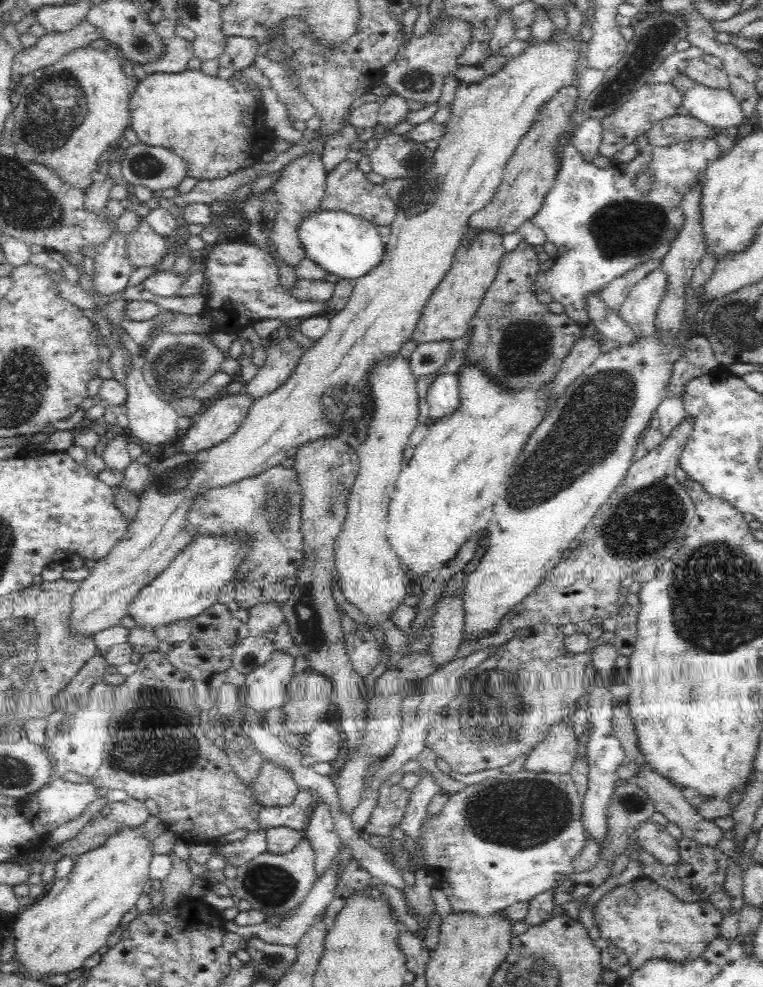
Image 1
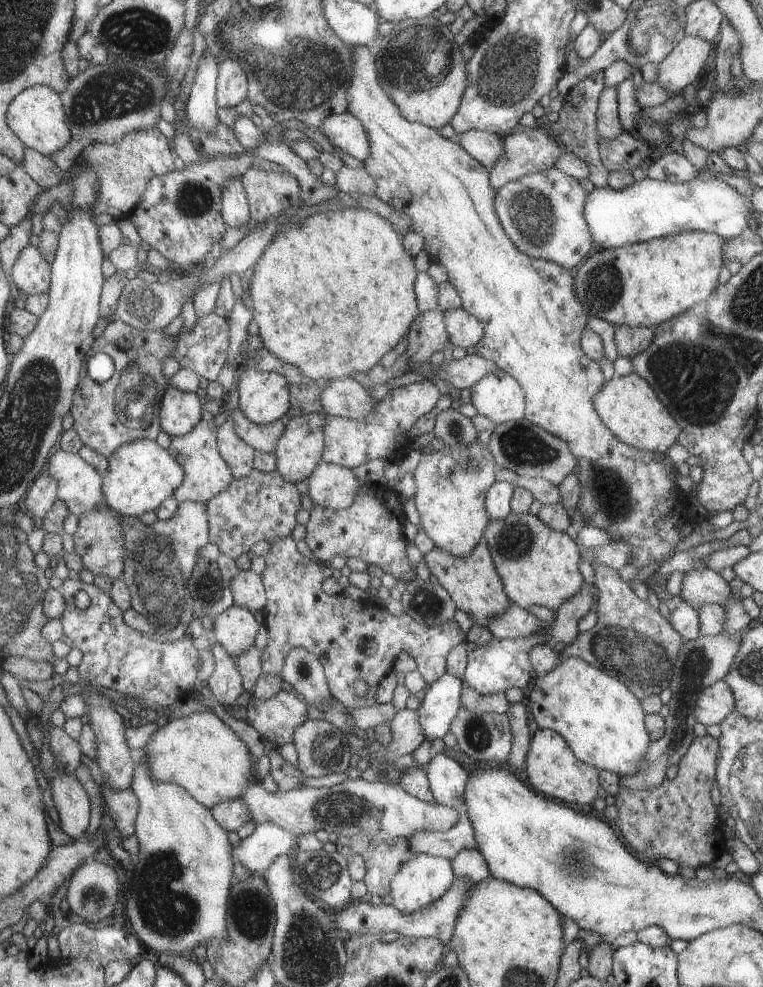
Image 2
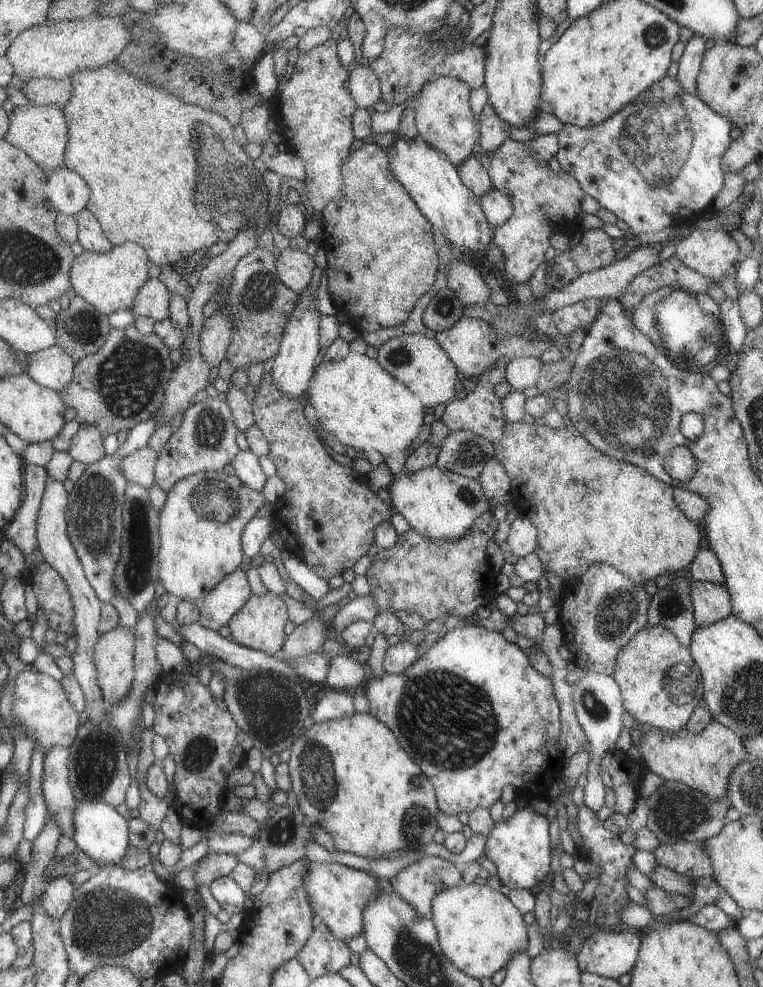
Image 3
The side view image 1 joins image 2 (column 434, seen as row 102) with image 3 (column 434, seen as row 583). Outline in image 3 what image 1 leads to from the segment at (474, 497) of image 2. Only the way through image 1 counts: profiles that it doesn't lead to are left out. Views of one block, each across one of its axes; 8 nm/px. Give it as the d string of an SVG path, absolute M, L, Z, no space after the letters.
M439 76L425 83L419 93L419 97L413 101L414 125L419 138L429 144L429 148L441 152L451 164L459 166L465 158L471 157L471 148L480 138L469 108L468 84L451 76Z

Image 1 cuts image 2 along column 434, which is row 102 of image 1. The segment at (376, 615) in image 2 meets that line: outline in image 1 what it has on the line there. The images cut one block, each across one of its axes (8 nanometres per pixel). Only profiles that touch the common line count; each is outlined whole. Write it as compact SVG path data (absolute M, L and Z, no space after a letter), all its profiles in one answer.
M670 82L644 84L633 91L630 99L618 104L617 109L612 114L601 119L604 132L602 132L599 155L611 159L616 152L620 152L627 145L633 144L639 134L645 134L662 119L680 113L681 104L681 95Z

